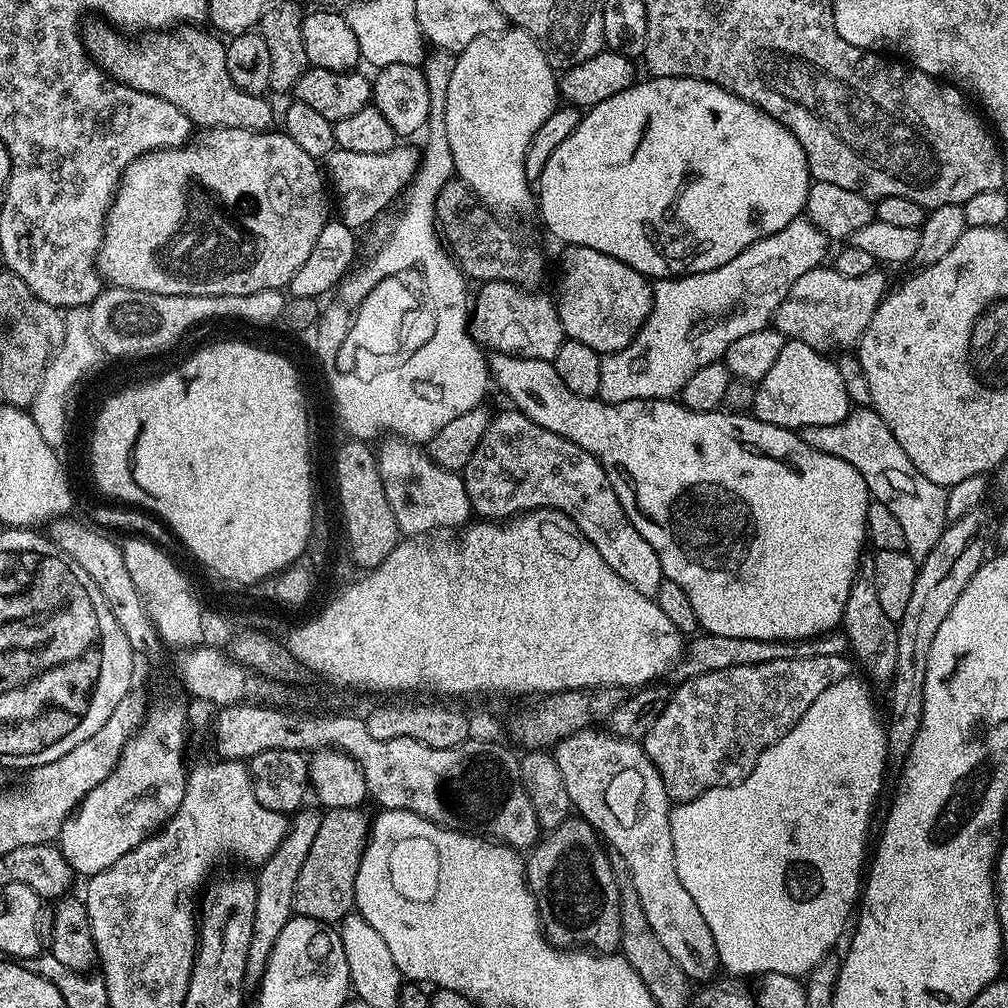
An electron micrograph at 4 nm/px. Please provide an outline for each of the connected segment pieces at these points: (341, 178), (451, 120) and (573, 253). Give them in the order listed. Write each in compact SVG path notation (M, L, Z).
M398 144L383 154L355 153L337 148L325 157L324 168L338 198L340 219L354 230L370 223L382 213L393 198L405 191L419 171L421 151Z
M505 26L501 32L482 34L478 38L474 38L474 42L470 42L470 46L466 46L456 56L454 74L450 74L450 86L446 89L446 138L450 142L450 154L454 158L454 166L456 167L455 175L493 212L508 217L516 216L519 212L528 212L531 208L533 211L534 188L526 178L526 166L524 165L526 162L526 150L530 146L530 138L534 138L534 134L540 129L542 122L546 122L546 118L550 118L550 114L554 114L557 106L557 73L554 71L552 63L548 61L548 55L540 49L539 42L526 30L515 26Z
M569 244L563 251L554 303L565 337L574 342L582 342L590 346L590 350L601 354L621 352L623 348L630 346L652 309L652 284L649 277L626 266L626 262L618 262L618 258L610 258L610 254L602 254L602 250L590 250L590 246Z

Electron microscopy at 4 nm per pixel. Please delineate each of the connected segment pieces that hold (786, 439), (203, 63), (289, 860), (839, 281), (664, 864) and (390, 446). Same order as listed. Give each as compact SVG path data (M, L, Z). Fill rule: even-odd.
M496 352L493 357L488 360L488 371L495 387L497 384L508 395L512 403L509 405L515 411L526 414L526 418L538 422L538 426L582 446L582 450L589 452L600 463L602 470L606 470L606 478L610 478L610 486L614 486L614 494L618 494L618 502L622 502L622 510L626 510L634 530L638 530L638 534L642 534L642 538L654 546L654 554L658 554L664 578L682 586L686 598L690 598L690 606L694 606L694 614L698 614L700 628L707 635L755 640L811 640L819 633L833 631L843 621L846 598L850 598L850 586L862 559L860 551L866 548L866 510L870 503L866 482L862 474L850 466L850 462L842 462L842 458L834 458L834 454L806 446L806 442L793 429L767 424L752 414L727 410L695 412L672 398L607 404L602 399L579 396L574 394L574 390L566 390L566 382L558 378L553 361L508 356L504 352Z
M92 18L83 25L82 39L84 51L112 79L128 88L162 98L170 102L170 106L178 106L178 110L182 110L182 114L186 114L186 118L201 129L269 131L273 127L271 106L264 101L263 95L242 92L234 86L230 70L226 70L228 50L225 41L219 35L208 32L203 32L200 26L180 26L163 34L149 35L152 36L149 40L136 45L103 19Z
M301 807L291 817L288 833L282 838L278 850L270 854L265 864L259 865L257 872L260 873L255 873L254 938L250 940L250 954L246 956L245 985L259 985L268 965L270 950L274 950L274 942L278 942L278 934L282 934L282 926L293 918L298 873L302 871L302 862L306 862L306 854L310 854L310 845L318 834L318 826L322 826L321 809L308 807Z
M821 266L802 274L778 306L774 327L785 338L806 342L806 346L816 348L821 354L831 353L831 348L848 350L859 345L860 335L866 326L870 326L874 310L878 310L890 288L882 272L877 270L858 278L845 278L836 272L835 267Z
M596 726L580 729L555 744L554 755L566 794L570 794L579 819L595 828L612 852L626 858L646 922L650 922L654 935L670 953L670 958L682 966L689 981L711 981L708 979L721 967L720 955L714 934L710 934L710 926L706 926L706 918L702 918L702 910L698 910L698 902L690 898L686 886L682 886L682 878L678 878L666 786L654 762L650 762L643 743L599 730Z
M384 438L379 444L376 461L382 490L386 490L386 502L390 502L390 510L394 510L394 522L398 522L405 537L424 538L429 535L428 528L460 530L469 523L473 511L461 473L438 466L423 447L411 440Z

